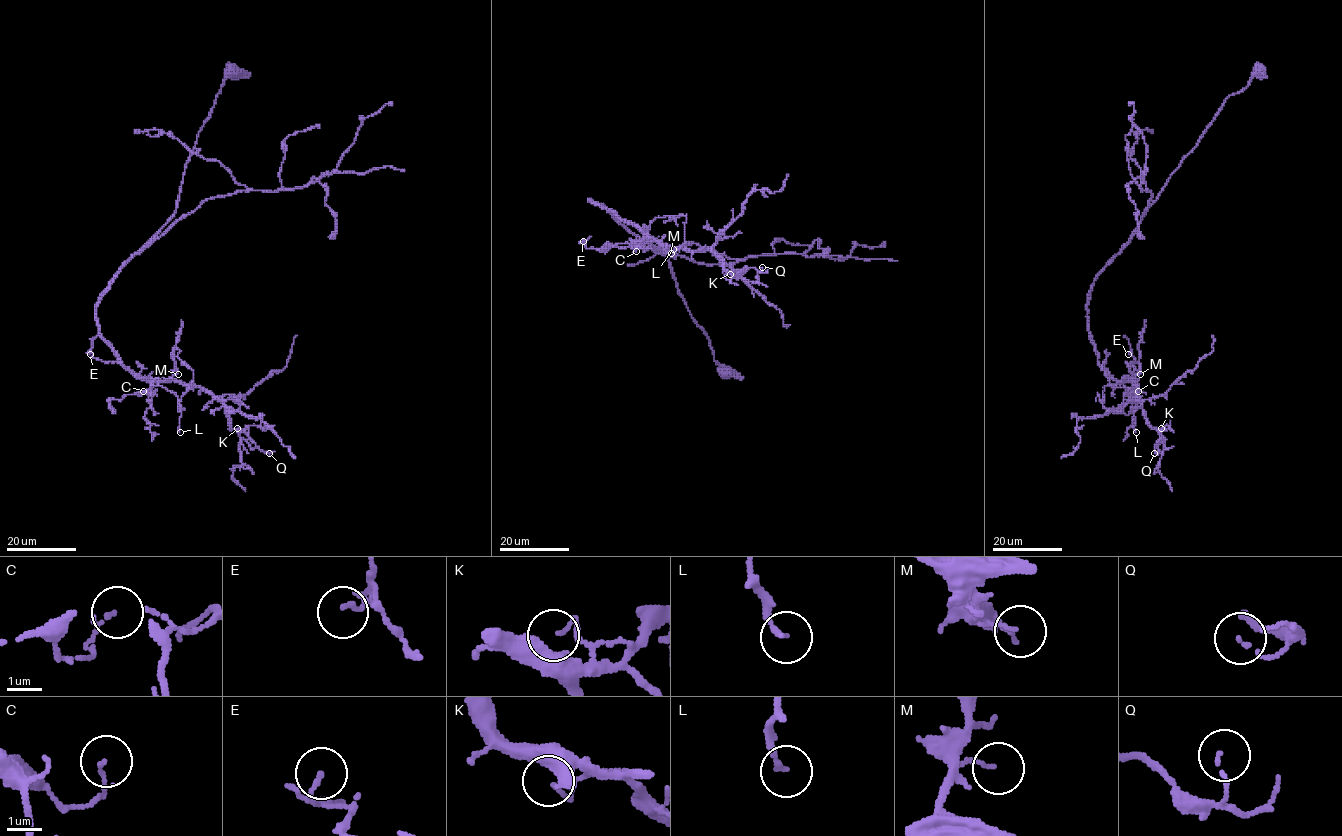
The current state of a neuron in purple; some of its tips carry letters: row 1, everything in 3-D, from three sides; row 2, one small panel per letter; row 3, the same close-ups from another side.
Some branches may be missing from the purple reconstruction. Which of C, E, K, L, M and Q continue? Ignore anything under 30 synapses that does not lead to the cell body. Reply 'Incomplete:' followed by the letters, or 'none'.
Incomplete: none

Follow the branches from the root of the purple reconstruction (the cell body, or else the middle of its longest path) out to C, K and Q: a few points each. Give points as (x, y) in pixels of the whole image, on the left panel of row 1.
C: (234, 71), (187, 161), (175, 213), (96, 309), (98, 332), (117, 360), (152, 383), (143, 391)
K: (234, 71), (187, 161), (175, 213), (116, 274), (96, 320), (125, 368), (149, 381), (209, 390), (237, 428)
Q: (234, 71), (187, 161), (175, 213), (116, 274), (96, 320), (125, 368), (209, 390), (230, 427), (269, 453)

